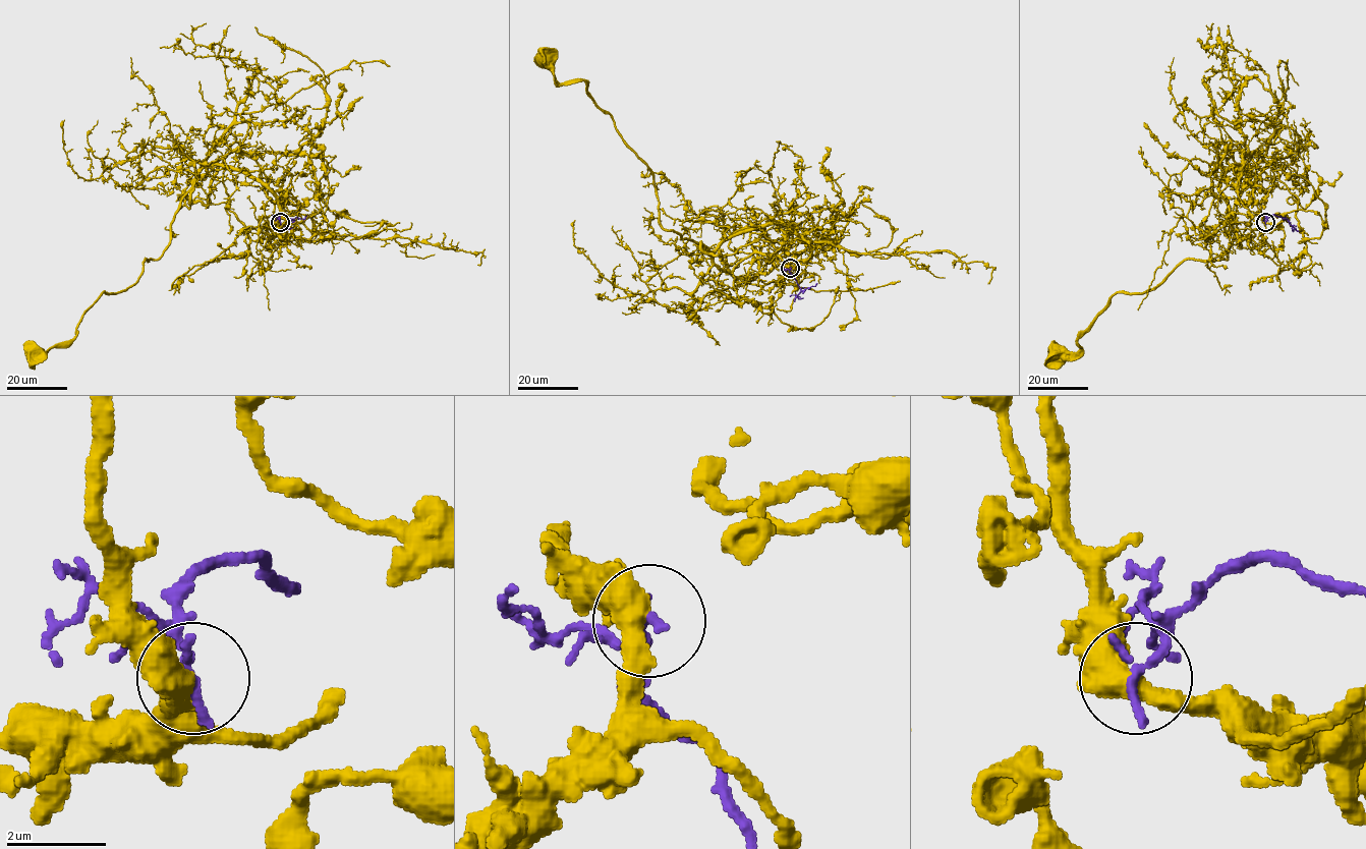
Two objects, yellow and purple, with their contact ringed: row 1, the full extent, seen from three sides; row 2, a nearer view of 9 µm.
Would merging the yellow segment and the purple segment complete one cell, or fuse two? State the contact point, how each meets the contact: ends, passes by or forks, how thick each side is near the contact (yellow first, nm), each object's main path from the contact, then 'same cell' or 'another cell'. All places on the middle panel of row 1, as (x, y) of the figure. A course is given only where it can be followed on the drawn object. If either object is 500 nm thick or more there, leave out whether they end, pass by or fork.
place (790, 268); yellow passes by; purple ends; calibres 480 and 240 nm; course yellow (791, 268), (776, 260), (770, 242), (715, 256), (665, 229), (652, 172), (587, 83), (561, 82), (544, 57); course purple (791, 269), (802, 290), (816, 283); another cell

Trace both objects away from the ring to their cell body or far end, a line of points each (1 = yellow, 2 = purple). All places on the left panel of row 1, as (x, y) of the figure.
1: (280, 221), (266, 175), (204, 167), (158, 259), (146, 260), (127, 288), (102, 294), (72, 339), (34, 352)
2: (280, 221), (282, 215), (291, 220), (306, 216)

